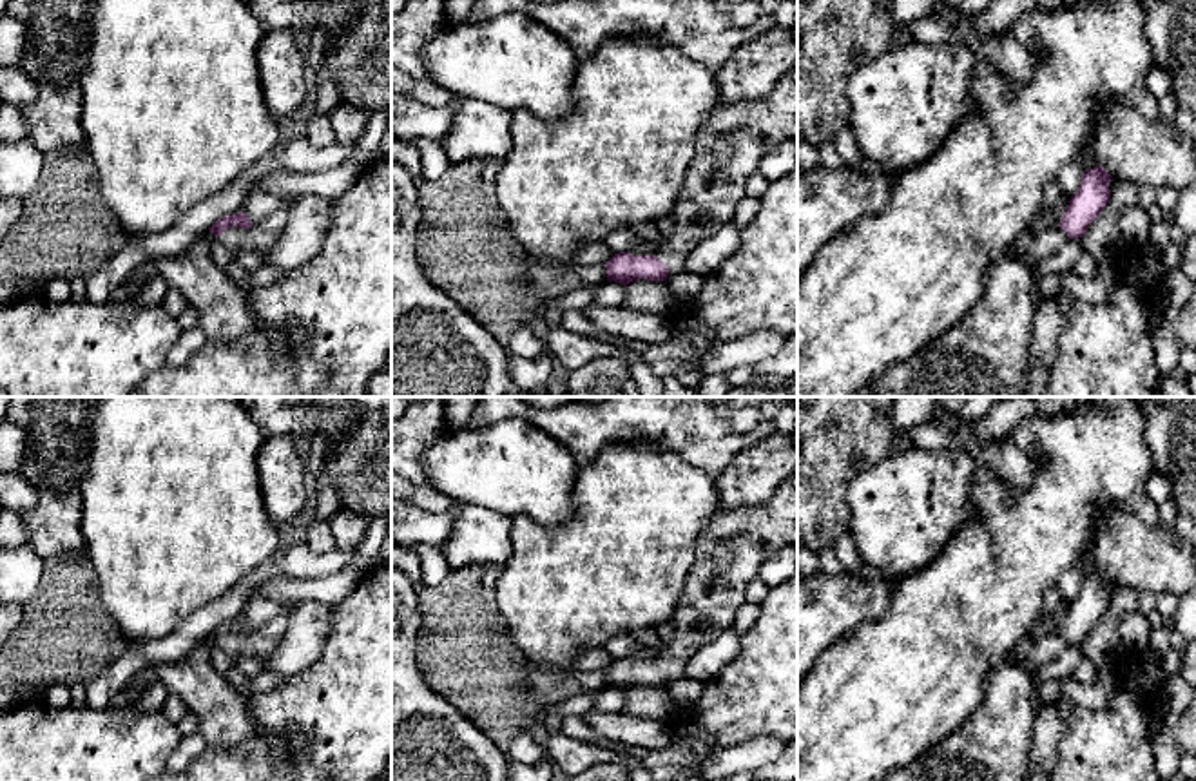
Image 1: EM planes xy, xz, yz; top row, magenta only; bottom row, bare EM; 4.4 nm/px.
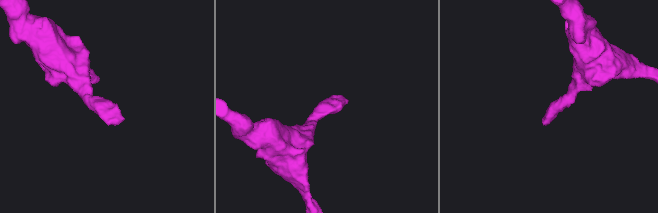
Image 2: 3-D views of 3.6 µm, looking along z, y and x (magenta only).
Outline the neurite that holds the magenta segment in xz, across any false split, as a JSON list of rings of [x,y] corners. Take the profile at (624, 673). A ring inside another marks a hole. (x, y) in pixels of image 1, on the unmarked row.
[[[797,473],[788,477],[776,493],[763,504],[734,509],[716,509],[694,542],[694,564],[687,576],[683,593],[674,607],[669,623],[674,629],[670,640],[656,645],[640,645],[629,658],[614,660],[607,669],[607,687],[629,690],[638,685],[667,687],[670,678],[683,678],[690,658],[707,643],[727,631],[732,631],[736,612],[745,603],[745,587],[759,576],[761,564],[783,545],[797,545]]]

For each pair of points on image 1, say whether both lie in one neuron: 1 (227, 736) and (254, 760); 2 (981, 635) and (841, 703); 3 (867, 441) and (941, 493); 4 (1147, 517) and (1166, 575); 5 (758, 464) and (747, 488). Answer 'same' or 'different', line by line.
1: different
2: same
3: different
4: different
5: same

